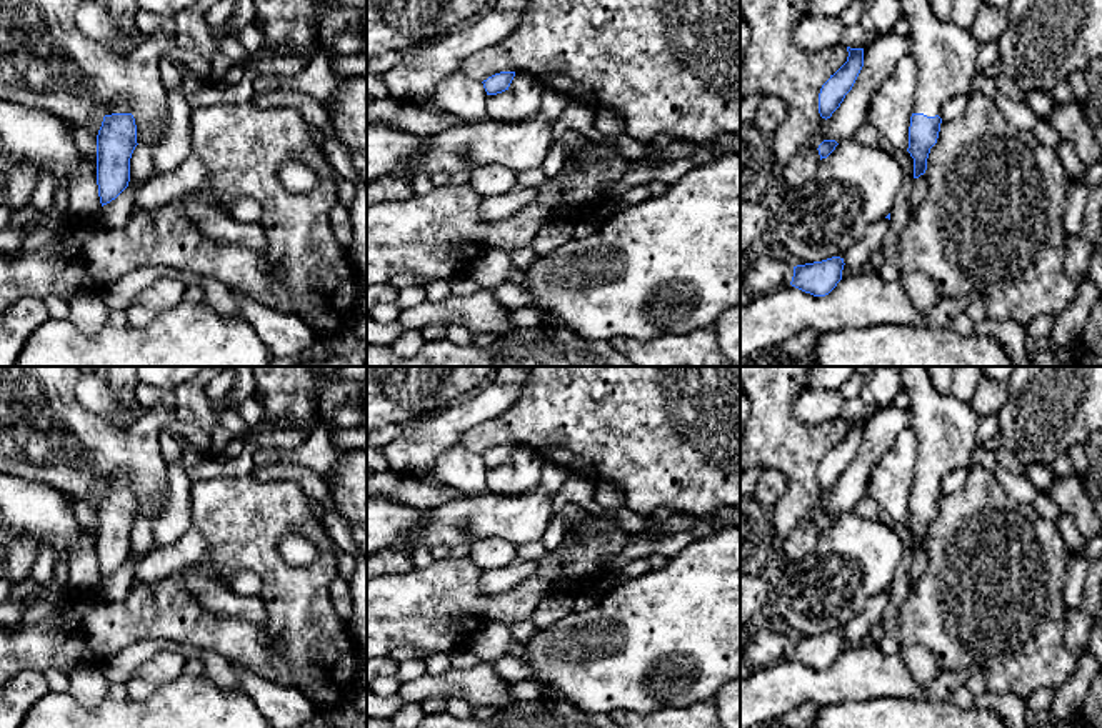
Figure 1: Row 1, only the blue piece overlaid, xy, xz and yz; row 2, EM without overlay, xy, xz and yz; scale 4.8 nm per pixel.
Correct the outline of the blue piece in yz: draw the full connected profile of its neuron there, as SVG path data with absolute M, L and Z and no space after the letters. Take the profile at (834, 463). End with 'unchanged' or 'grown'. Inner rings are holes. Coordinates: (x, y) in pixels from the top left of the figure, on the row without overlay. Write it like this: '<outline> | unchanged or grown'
M847 420L847 425L847 435L830 448L819 466L819 486L825 493L840 480L864 440L864 421Z | unchanged

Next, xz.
M500 445L500 446L488 450L482 456L483 456L487 468L497 468L497 466L508 463L513 450L515 450L515 445Z | unchanged

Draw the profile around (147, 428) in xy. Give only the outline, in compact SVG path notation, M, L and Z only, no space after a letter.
M0 366L0 471L55 486L73 498L90 498L97 508L105 485L117 473L123 473L135 491L137 516L157 521L170 505L168 465L158 446L158 436L170 421L168 408L157 403L128 431L117 430L77 398L78 376L78 366Z

